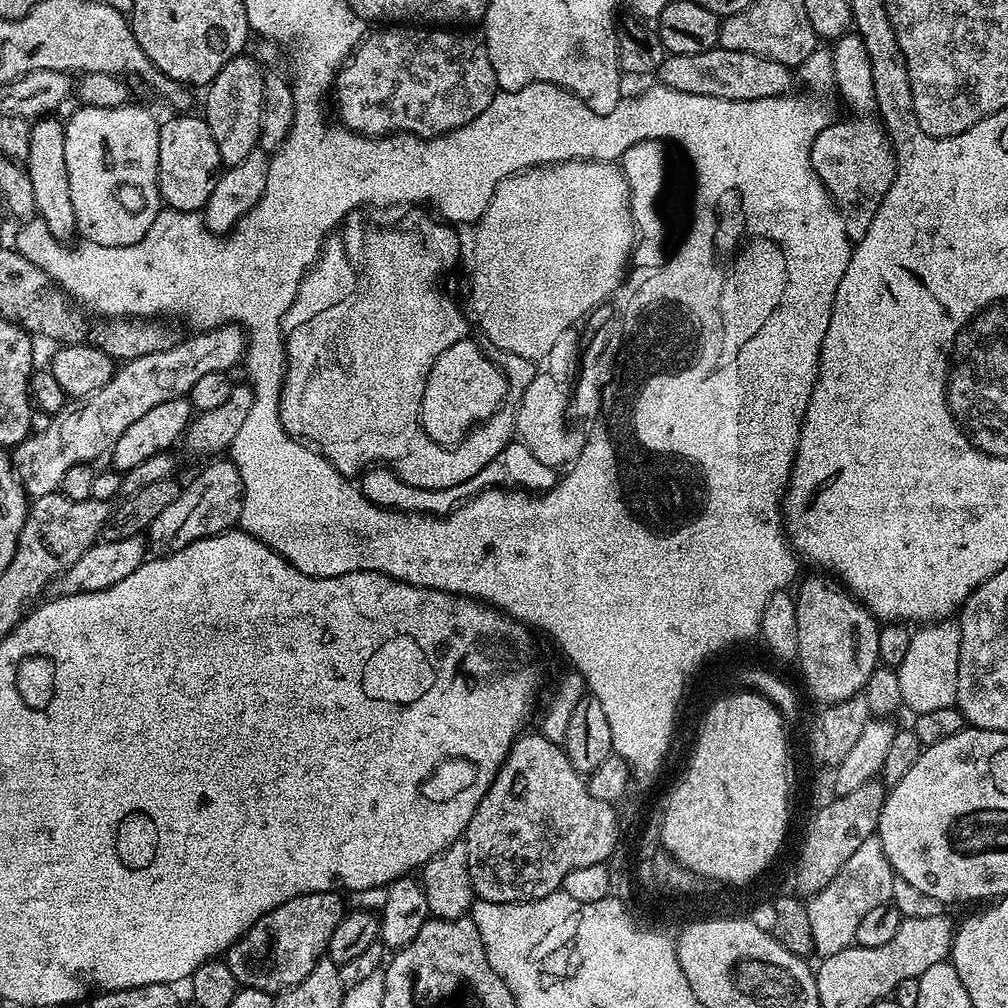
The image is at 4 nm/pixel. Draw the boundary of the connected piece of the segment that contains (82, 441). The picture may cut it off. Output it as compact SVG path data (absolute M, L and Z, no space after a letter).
M223 324L221 328L212 328L203 334L192 334L189 340L188 337L181 339L180 343L170 346L170 350L158 350L158 354L146 354L142 358L134 358L121 363L116 373L110 378L110 382L106 382L106 386L102 386L102 390L98 390L93 396L87 397L81 403L84 404L81 408L65 407L53 415L50 426L45 431L33 432L27 440L15 445L12 452L14 467L25 493L35 498L57 491L62 478L66 478L66 472L72 466L92 464L103 452L104 455L111 453L114 442L118 442L118 438L122 438L122 433L133 422L138 422L142 414L154 410L154 406L158 406L161 402L170 402L170 398L187 397L194 382L199 382L205 374L231 373L232 367L235 364L237 367L243 361L245 351L244 329L236 327L235 324Z

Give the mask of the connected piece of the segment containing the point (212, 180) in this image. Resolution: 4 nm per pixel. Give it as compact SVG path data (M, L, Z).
M176 114L173 120L160 124L158 138L158 178L160 179L160 199L165 205L183 212L200 212L204 204L214 194L214 186L220 181L222 165L218 154L218 145L214 142L214 134L210 134L210 126L203 115Z

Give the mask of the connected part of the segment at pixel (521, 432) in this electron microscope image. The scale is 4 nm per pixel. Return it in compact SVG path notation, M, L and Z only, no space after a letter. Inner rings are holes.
M538 372L530 382L515 407L515 433L527 446L538 462L559 469L573 462L583 448L581 439L571 438L566 424L566 412L570 402L566 400L565 387L558 384L547 372ZM519 403L519 404L518 404ZM563 465L563 466L562 466Z

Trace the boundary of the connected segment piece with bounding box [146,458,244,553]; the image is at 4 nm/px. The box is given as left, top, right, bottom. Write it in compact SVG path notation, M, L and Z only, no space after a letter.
M216 458L205 464L208 465L189 482L188 488L187 484L181 487L179 498L170 502L148 527L146 536L153 549L164 547L160 549L165 553L177 552L202 538L237 527L244 505L242 474L238 474L238 466L228 458Z

